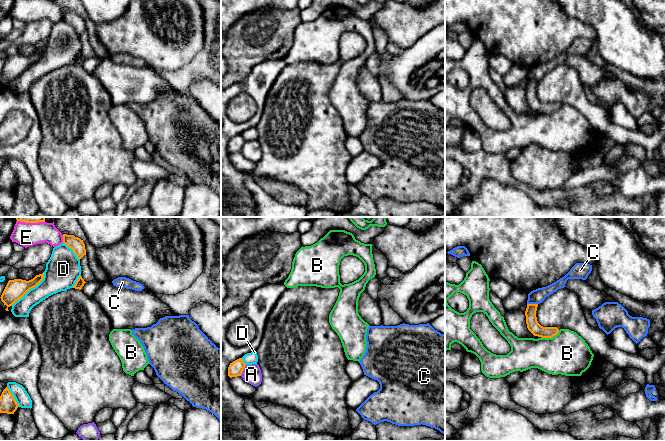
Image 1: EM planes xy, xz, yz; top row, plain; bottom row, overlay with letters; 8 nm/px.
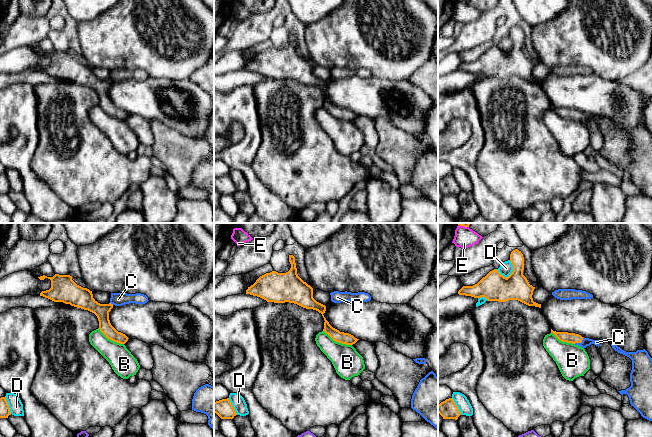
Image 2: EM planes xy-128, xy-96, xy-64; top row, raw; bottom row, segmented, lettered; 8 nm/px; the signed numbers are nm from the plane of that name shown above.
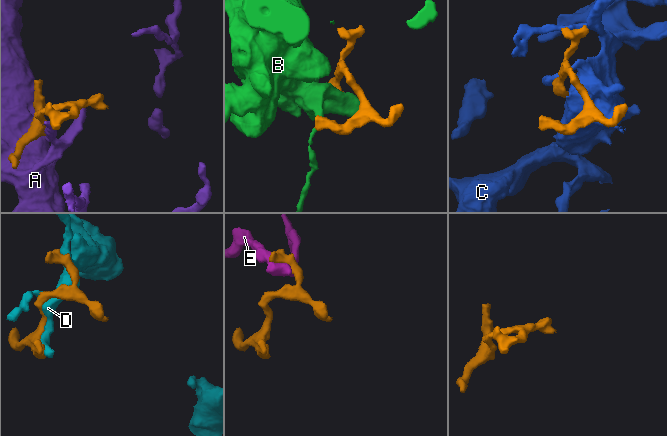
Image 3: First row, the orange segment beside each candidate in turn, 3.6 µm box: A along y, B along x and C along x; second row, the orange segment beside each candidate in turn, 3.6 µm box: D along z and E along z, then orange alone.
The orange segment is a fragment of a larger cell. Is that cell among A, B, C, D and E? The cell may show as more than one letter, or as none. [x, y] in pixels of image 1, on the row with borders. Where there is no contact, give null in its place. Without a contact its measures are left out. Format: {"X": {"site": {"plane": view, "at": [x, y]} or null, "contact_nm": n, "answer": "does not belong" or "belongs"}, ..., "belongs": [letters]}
{"A": {"site": {"plane": "xz", "at": [243, 369]}, "contact_nm": 100, "answer": "does not belong"}, "B": {"site": {"plane": "yz", "at": [550, 337]}, "contact_nm": 160, "answer": "does not belong"}, "C": {"site": {"plane": "yz", "at": [532, 304]}, "contact_nm": 90, "answer": "belongs"}, "D": {"site": {"plane": "xy", "at": [30, 288]}, "contact_nm": 380, "answer": "does not belong"}, "E": {"site": {"plane": "xy", "at": [63, 239]}, "contact_nm": 60, "answer": "does not belong"}, "belongs": ["C"]}

